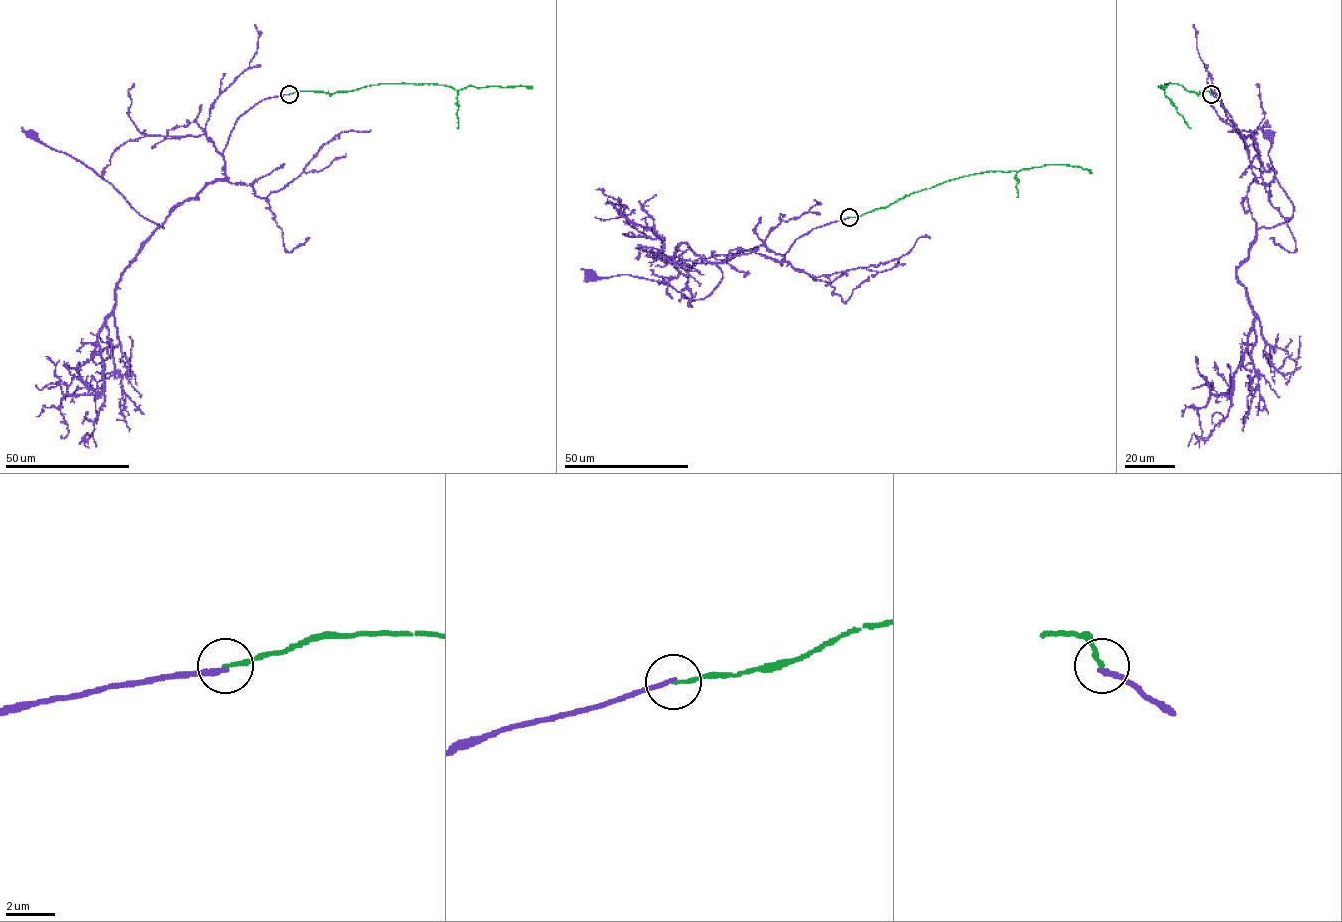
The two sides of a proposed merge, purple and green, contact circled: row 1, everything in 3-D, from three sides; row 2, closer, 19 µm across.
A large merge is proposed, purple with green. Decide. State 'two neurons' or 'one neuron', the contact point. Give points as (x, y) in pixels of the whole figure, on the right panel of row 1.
two neurons; at (1211, 94)

